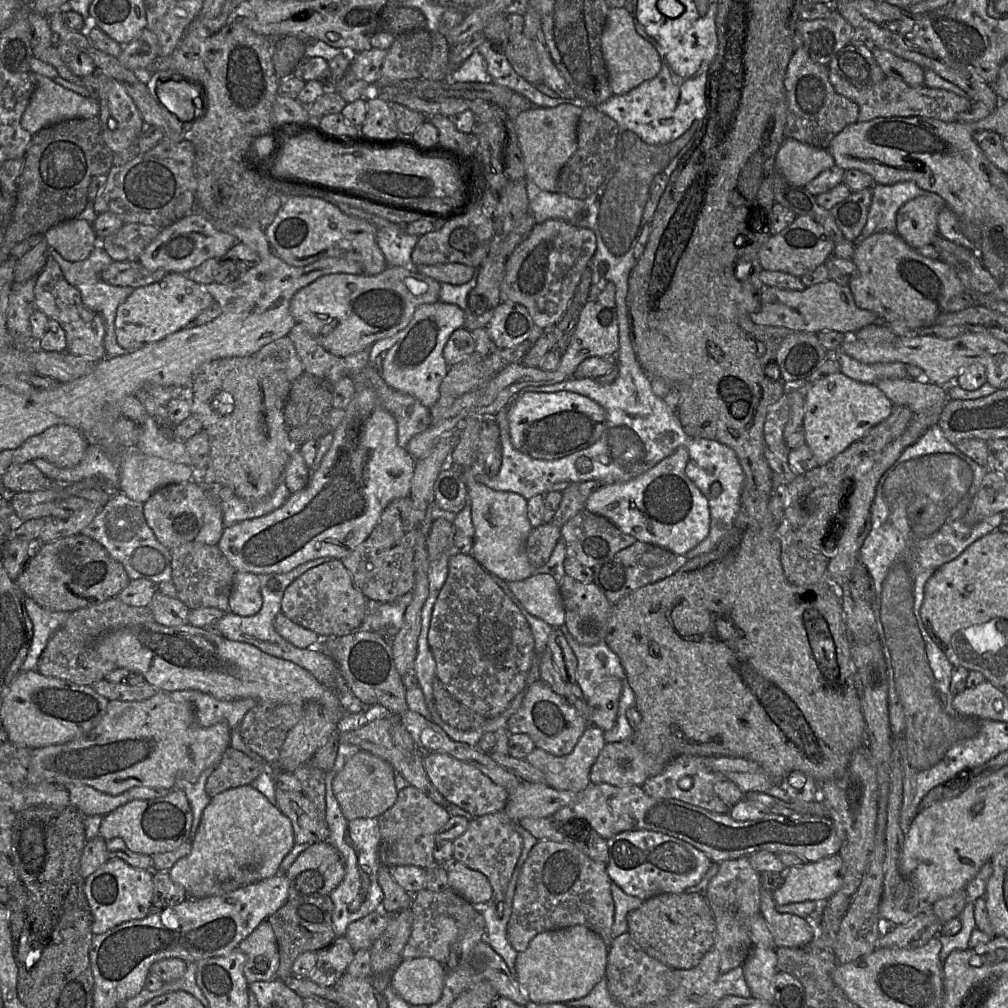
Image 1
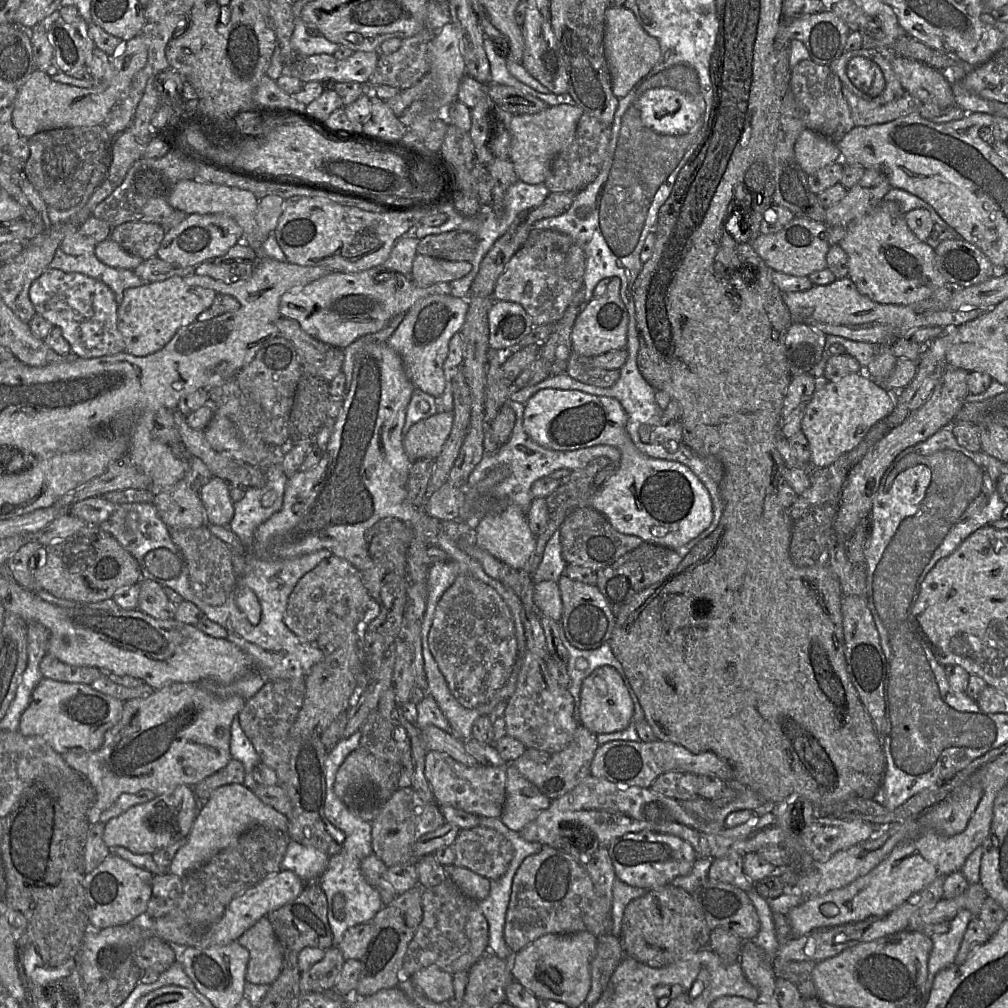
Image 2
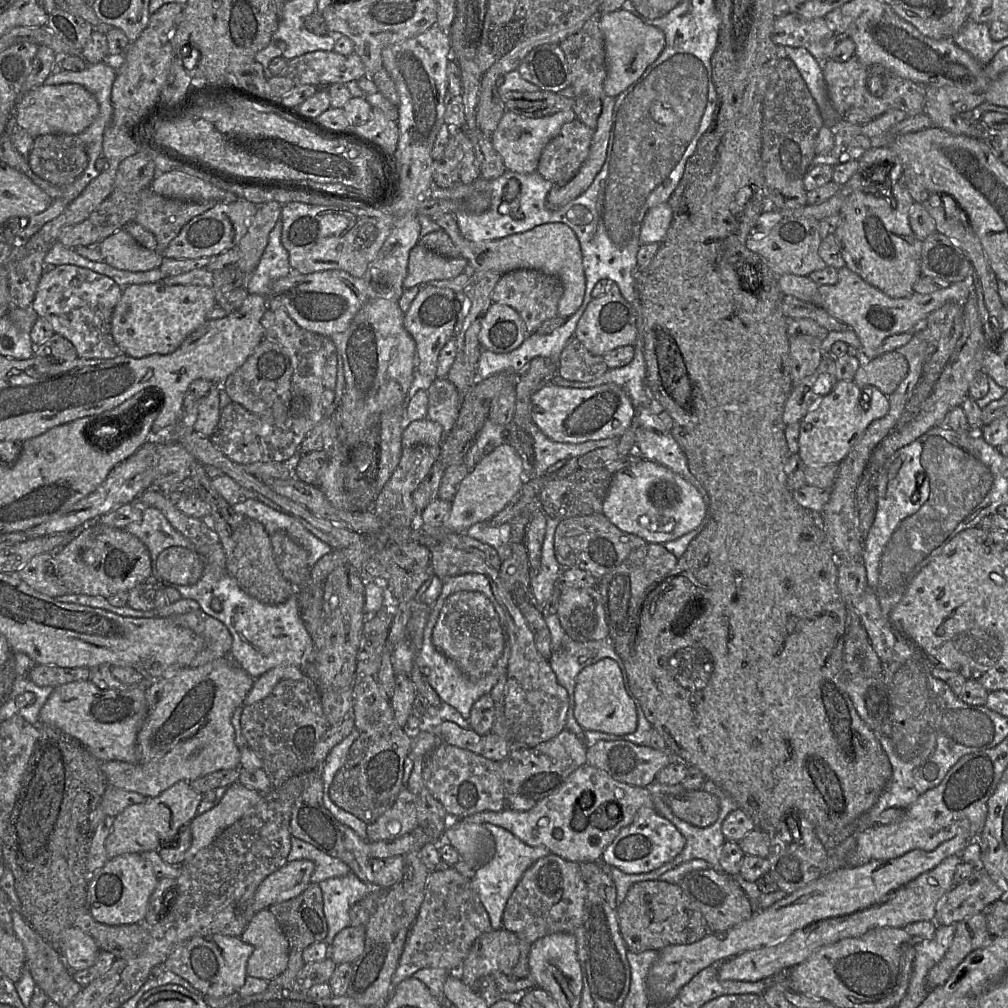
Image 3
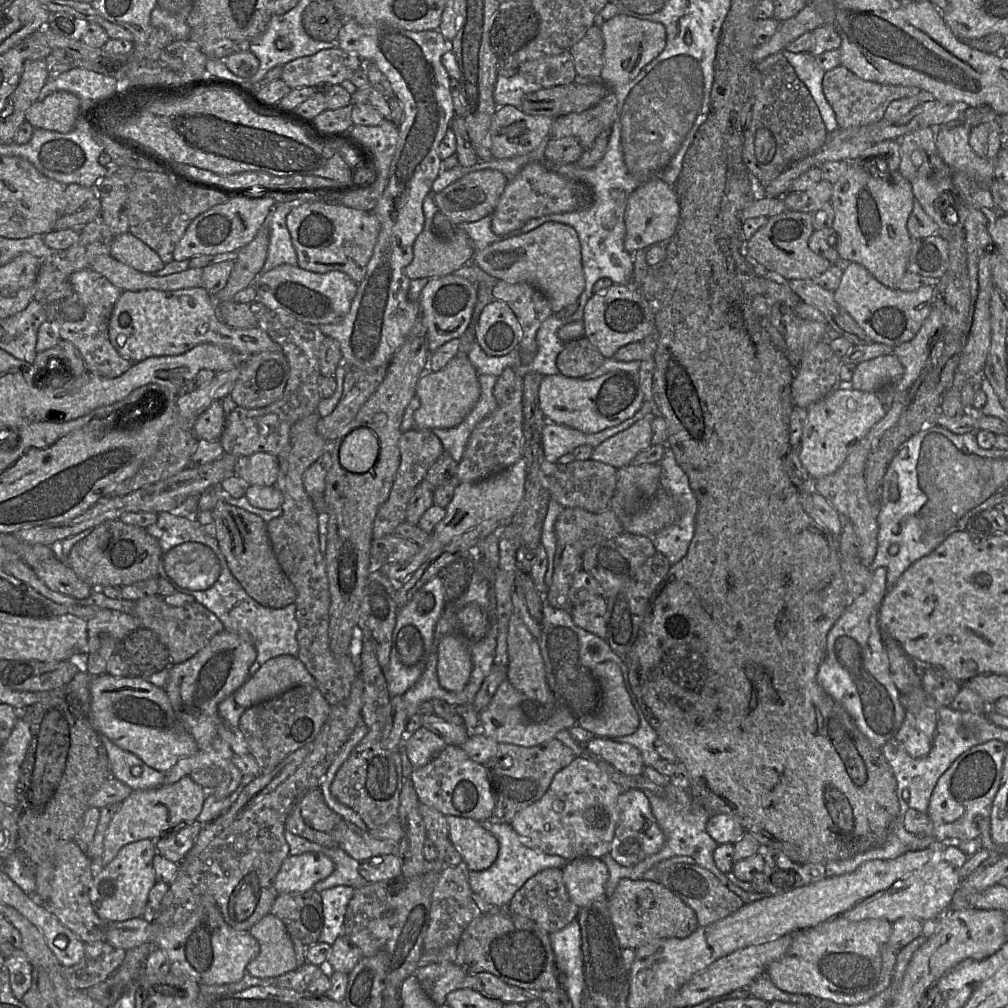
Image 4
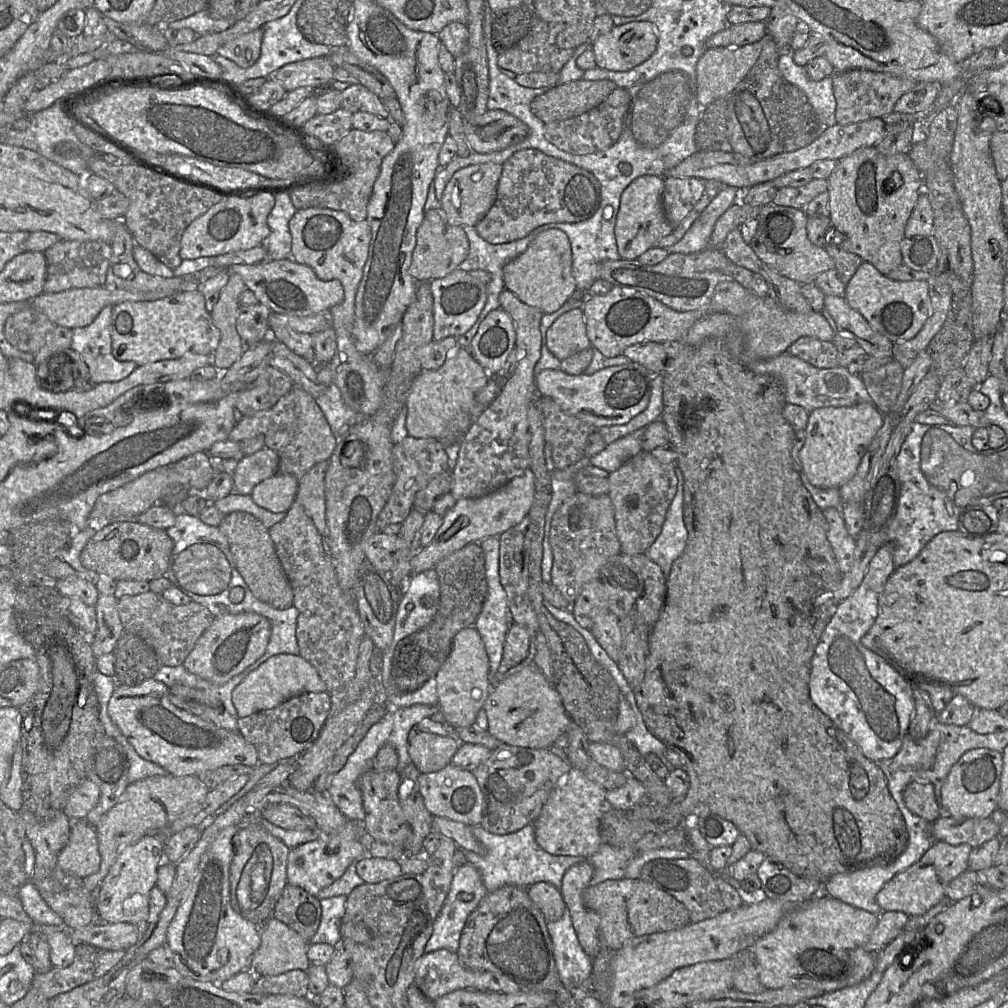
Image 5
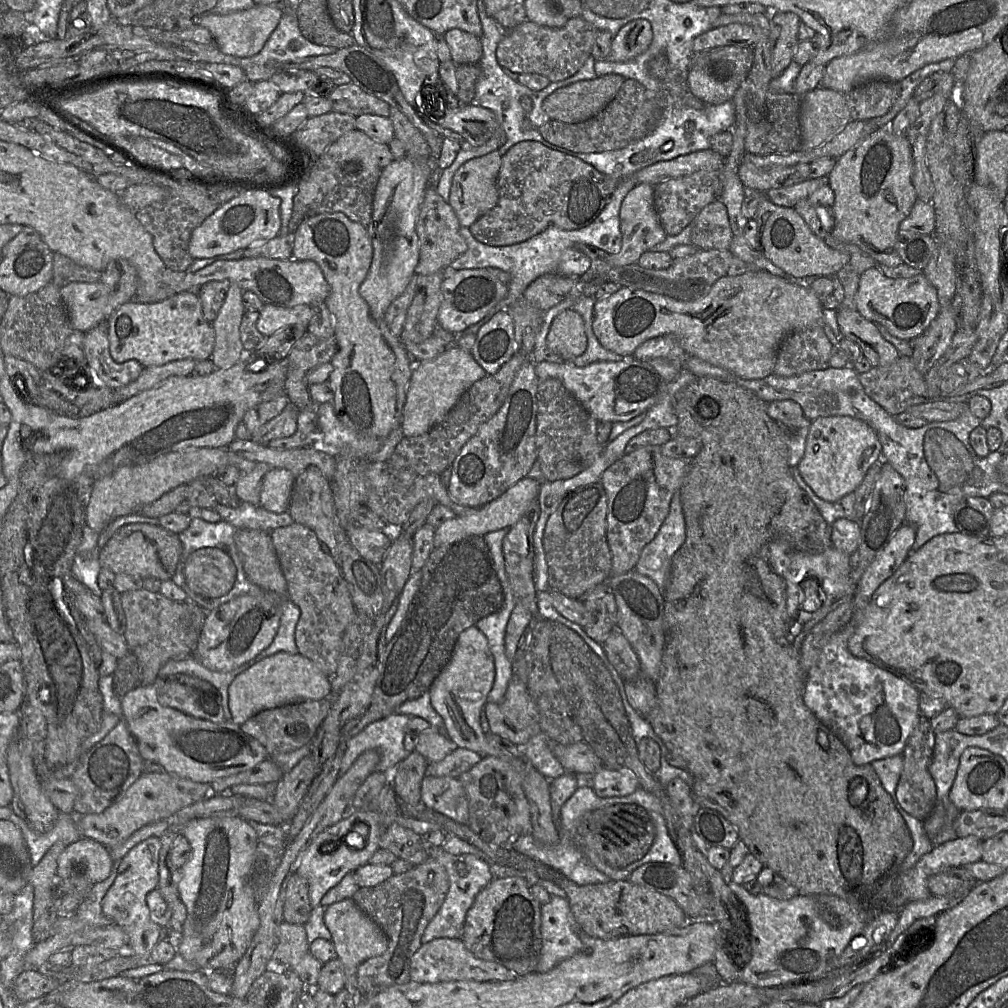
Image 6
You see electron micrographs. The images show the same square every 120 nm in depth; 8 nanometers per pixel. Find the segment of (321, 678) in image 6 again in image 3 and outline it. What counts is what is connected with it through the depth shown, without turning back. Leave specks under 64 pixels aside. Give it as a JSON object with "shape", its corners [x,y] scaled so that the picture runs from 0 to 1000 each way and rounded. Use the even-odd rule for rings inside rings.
{"shape":[[[286,659],[274,661],[252,675],[251,681],[243,691],[240,700],[249,699],[262,693],[279,675],[298,675],[303,671],[299,662]]]}

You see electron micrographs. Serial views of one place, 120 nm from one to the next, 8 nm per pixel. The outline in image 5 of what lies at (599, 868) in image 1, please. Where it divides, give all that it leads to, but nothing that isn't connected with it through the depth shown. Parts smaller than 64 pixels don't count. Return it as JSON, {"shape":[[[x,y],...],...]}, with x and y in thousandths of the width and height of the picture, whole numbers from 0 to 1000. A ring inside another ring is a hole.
{"shape":[[[534,875],[525,879],[523,886],[538,905],[543,917],[555,913],[562,904],[562,897],[556,883],[543,875]]]}

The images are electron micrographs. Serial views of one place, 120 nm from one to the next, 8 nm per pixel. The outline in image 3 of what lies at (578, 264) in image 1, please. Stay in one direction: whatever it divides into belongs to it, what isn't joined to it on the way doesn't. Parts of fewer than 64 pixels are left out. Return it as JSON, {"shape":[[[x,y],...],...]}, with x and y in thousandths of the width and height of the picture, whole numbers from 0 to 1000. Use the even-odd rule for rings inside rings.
{"shape":[[[513,267],[497,273],[487,297],[490,301],[511,307],[521,321],[522,331],[526,332],[532,329],[540,318],[554,313],[554,301],[558,293],[559,283],[554,276],[530,267]]]}

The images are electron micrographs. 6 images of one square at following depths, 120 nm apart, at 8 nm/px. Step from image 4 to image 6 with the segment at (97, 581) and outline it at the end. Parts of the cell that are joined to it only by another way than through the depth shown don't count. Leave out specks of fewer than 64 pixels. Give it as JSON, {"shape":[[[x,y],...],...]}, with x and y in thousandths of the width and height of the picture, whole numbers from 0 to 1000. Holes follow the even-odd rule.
{"shape":[[[131,519],[118,524],[97,550],[101,563],[114,569],[134,570],[141,574],[170,574],[174,568],[182,541],[176,530],[148,519]]]}

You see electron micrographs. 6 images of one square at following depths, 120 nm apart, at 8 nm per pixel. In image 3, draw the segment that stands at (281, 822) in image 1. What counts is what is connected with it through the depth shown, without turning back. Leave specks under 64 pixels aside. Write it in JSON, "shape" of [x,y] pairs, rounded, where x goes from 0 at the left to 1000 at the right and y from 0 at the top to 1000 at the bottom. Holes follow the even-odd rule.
{"shape":[[[236,775],[226,780],[214,800],[193,810],[188,816],[189,837],[184,845],[183,854],[188,853],[199,842],[208,838],[224,821],[252,801],[260,791],[261,788],[246,783]]]}

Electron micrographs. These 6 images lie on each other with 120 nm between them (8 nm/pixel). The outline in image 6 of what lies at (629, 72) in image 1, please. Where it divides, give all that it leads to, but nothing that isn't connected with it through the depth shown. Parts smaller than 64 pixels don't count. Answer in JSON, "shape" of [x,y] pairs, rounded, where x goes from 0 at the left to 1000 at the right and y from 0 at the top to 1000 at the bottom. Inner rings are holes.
{"shape":[[[643,20],[626,21],[608,37],[606,52],[601,60],[624,61],[640,52],[645,46],[647,38],[647,27]]]}

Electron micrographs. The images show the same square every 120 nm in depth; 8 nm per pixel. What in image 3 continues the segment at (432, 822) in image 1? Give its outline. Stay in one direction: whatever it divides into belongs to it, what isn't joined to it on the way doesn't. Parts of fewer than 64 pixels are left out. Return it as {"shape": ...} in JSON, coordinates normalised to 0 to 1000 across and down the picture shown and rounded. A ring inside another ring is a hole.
{"shape":[[[403,779],[391,797],[364,819],[364,834],[390,833],[416,820],[413,798]]]}

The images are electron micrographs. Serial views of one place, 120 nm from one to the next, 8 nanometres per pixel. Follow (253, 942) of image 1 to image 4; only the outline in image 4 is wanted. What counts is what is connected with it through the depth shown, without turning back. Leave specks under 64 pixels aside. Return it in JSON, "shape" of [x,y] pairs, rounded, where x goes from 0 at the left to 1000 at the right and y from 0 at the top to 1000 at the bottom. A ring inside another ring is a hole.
{"shape":[[[267,906],[247,922],[258,938],[257,945],[245,957],[248,967],[270,972],[295,961],[291,936],[282,916]]]}

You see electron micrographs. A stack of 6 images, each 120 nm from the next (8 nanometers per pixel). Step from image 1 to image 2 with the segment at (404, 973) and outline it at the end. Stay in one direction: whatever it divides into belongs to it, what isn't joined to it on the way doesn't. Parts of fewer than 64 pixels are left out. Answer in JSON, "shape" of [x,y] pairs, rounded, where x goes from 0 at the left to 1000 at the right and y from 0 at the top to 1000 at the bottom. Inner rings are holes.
{"shape":[[[425,958],[407,968],[411,978],[433,995],[442,995],[450,987],[449,967],[434,958]]]}

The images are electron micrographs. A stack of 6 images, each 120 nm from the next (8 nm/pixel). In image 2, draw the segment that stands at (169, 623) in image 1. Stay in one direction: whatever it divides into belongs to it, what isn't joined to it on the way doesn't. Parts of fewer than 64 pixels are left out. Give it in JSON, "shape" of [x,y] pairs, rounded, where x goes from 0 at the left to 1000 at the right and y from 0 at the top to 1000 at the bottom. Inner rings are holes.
{"shape":[[[140,575],[136,603],[154,614],[168,615],[173,614],[176,600],[166,592],[161,580]]]}

